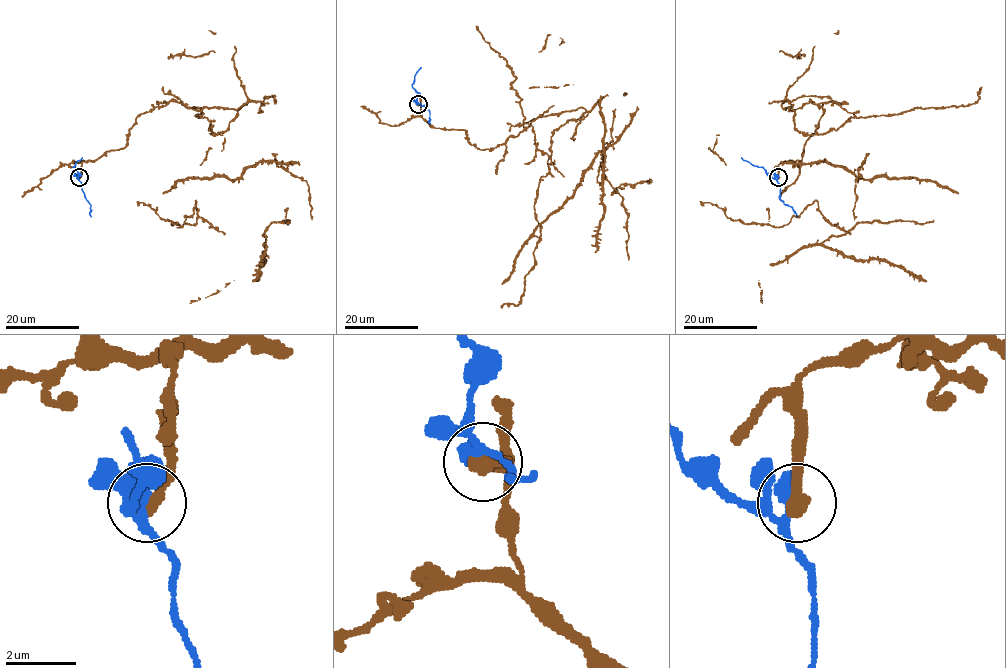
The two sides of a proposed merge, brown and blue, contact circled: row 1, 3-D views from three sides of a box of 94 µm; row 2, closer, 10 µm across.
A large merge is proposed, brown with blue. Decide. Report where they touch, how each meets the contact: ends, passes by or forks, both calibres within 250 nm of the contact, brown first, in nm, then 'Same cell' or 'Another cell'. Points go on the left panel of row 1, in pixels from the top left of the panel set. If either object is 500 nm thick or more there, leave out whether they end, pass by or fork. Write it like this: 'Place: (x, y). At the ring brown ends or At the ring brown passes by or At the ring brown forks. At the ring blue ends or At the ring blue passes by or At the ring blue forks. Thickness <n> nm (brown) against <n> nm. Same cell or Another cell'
Place: (79, 177). At the ring brown ends. At the ring blue forks. Thickness 480 nm (brown) against 320 nm. Another cell

